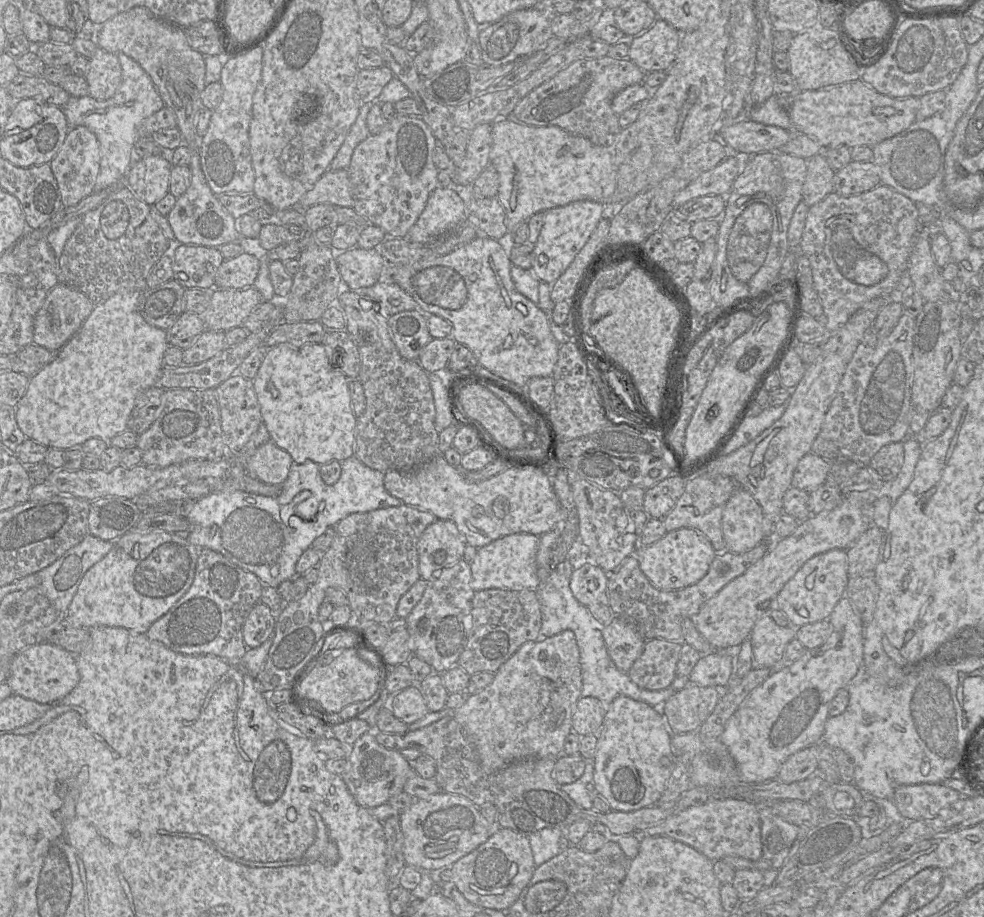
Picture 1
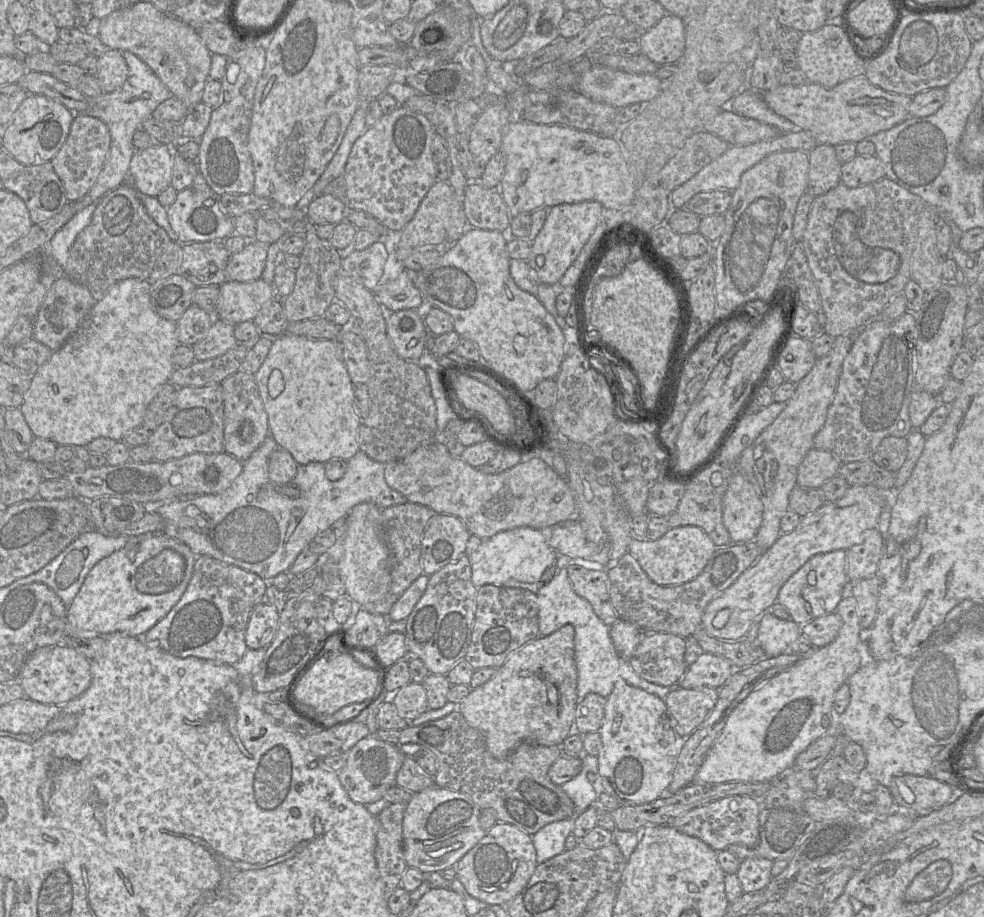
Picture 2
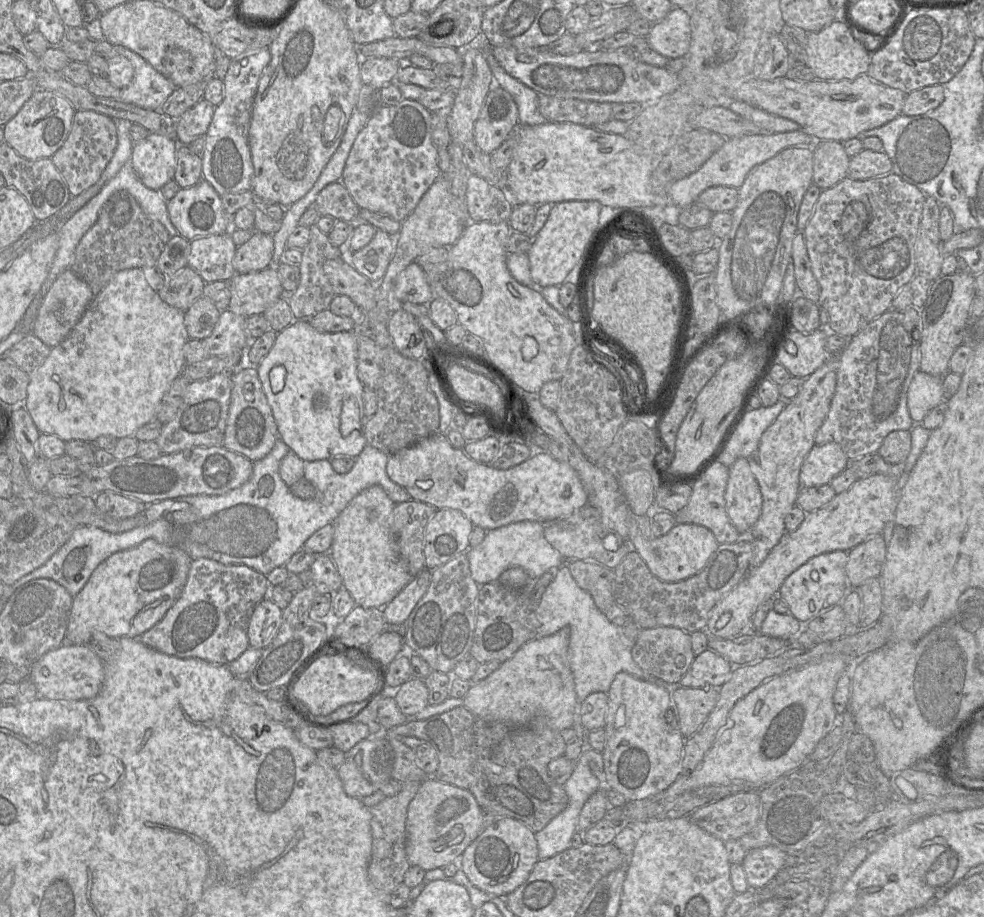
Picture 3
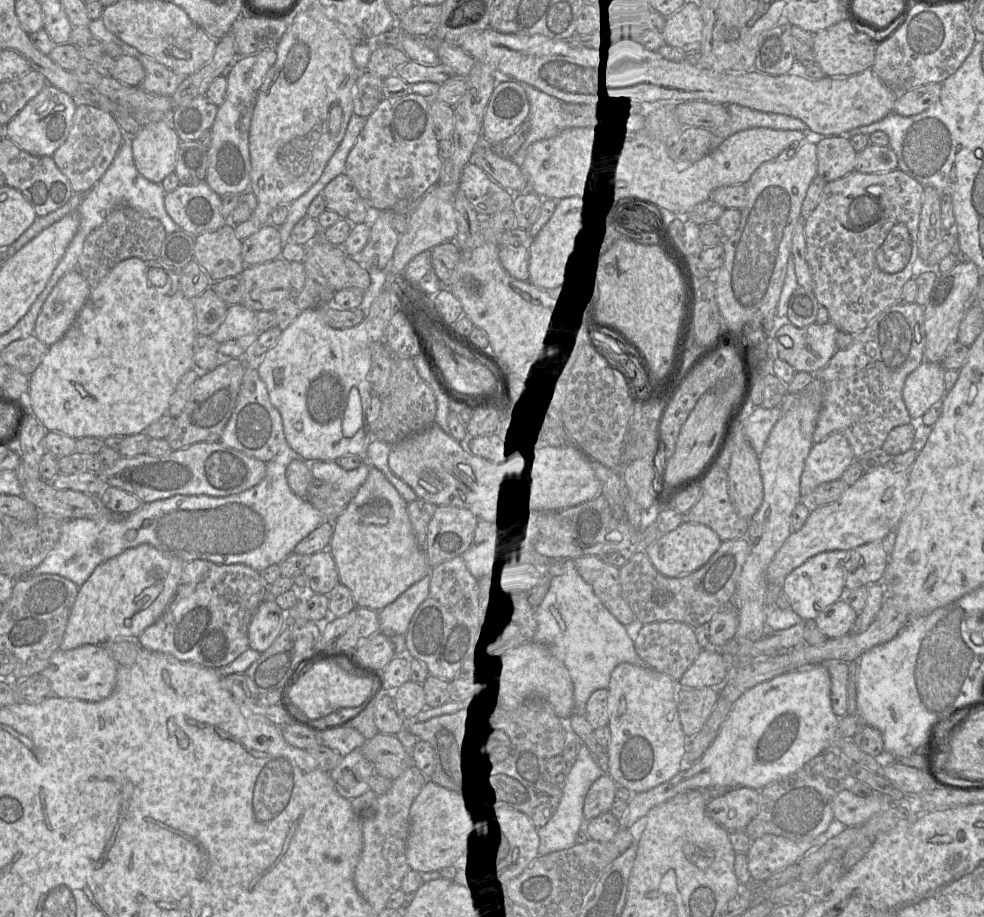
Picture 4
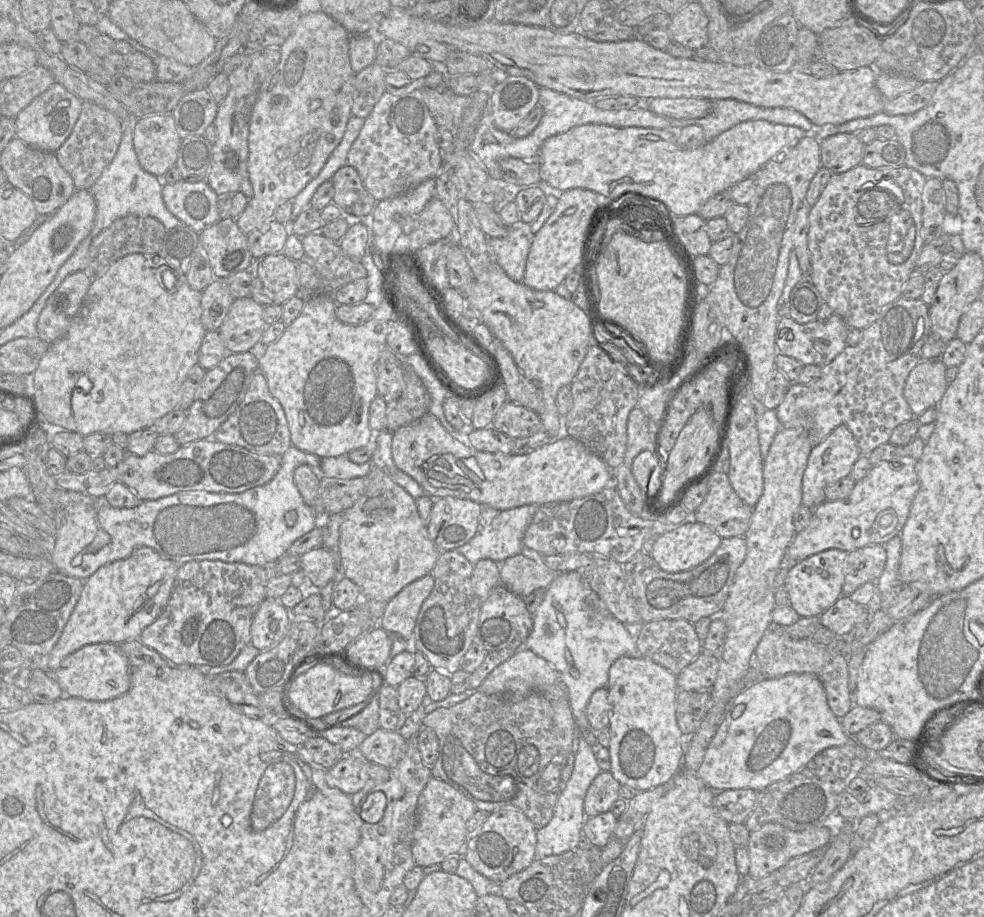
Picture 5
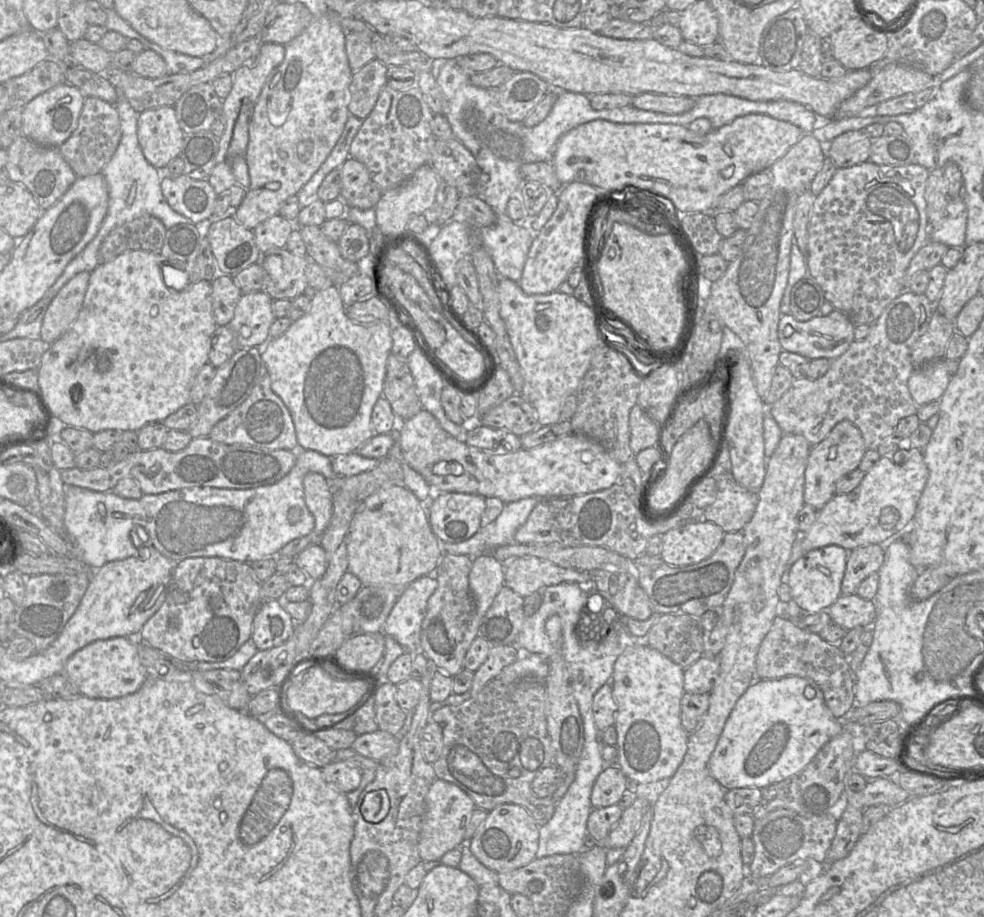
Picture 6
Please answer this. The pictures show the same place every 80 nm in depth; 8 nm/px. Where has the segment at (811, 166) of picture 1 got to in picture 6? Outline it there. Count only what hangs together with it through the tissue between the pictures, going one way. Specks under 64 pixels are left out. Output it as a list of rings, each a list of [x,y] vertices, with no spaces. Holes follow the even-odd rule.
[[[864,130],[847,131],[826,145],[826,156],[837,169],[848,168],[869,160],[871,144]]]

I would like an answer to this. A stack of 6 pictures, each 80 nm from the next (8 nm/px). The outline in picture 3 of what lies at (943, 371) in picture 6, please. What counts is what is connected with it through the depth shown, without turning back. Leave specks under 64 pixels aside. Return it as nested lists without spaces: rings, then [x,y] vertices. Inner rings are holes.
[[[918,370],[907,392],[907,407],[913,422],[921,424],[928,412],[942,402],[944,402],[943,377]]]

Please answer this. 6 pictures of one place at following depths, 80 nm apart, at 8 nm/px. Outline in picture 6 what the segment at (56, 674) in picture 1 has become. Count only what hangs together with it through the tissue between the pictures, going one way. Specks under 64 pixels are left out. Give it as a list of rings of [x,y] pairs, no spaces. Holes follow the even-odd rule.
[[[136,637],[94,641],[69,657],[63,673],[77,688],[79,694],[100,699],[117,699],[132,694],[147,678],[146,669],[138,657]]]

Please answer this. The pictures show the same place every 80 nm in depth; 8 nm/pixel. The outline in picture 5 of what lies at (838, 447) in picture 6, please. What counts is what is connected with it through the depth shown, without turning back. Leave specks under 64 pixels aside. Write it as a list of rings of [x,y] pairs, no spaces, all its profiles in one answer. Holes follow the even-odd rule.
[[[844,424],[837,426],[822,442],[813,446],[802,475],[802,505],[814,509],[826,501],[824,495],[826,486],[849,475],[852,466],[859,457],[858,443],[852,432]]]

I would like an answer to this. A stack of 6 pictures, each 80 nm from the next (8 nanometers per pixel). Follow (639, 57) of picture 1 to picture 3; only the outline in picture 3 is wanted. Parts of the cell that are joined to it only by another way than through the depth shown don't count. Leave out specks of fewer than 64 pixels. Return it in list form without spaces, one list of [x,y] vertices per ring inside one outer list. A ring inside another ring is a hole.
[[[674,7],[646,36],[649,48],[667,59],[685,57],[691,42],[690,10]]]

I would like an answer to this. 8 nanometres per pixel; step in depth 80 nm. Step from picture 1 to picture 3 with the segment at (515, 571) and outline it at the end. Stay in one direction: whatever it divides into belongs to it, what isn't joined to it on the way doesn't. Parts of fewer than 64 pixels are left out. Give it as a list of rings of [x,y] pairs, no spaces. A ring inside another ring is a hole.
[[[519,521],[498,528],[486,530],[483,541],[466,551],[470,573],[474,581],[483,585],[498,582],[503,571],[513,566],[522,567],[535,580],[552,567],[566,563],[564,557],[545,539],[543,524],[537,521]]]

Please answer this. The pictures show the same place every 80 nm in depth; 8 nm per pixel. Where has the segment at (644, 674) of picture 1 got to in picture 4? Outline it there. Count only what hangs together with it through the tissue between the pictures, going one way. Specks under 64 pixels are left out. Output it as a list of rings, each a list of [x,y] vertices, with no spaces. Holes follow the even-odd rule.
[[[675,621],[643,624],[634,646],[637,654],[648,667],[670,676],[677,682],[702,651],[694,628]]]

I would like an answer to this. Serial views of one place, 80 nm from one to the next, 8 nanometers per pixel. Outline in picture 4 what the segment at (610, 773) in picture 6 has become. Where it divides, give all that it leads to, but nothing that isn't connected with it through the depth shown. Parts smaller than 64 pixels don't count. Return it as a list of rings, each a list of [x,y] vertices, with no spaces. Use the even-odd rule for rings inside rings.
[[[609,773],[603,774],[589,788],[583,807],[585,822],[610,811],[616,799],[615,790],[618,784]]]

